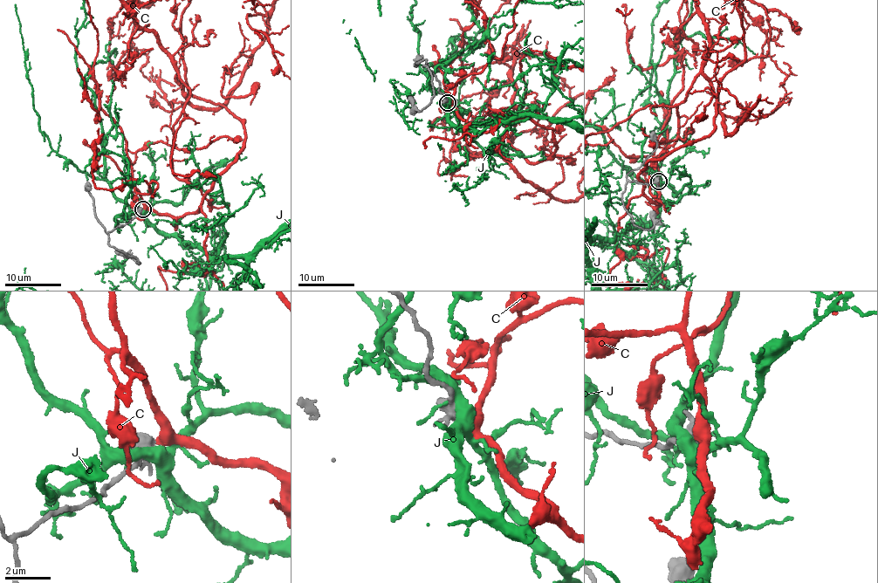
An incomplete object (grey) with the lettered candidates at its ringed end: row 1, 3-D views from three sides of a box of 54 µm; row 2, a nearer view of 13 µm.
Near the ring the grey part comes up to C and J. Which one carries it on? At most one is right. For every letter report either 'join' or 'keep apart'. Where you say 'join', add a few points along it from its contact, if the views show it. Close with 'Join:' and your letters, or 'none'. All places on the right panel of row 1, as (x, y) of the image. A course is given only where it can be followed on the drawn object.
C: join
J: keep apart
Join: C

